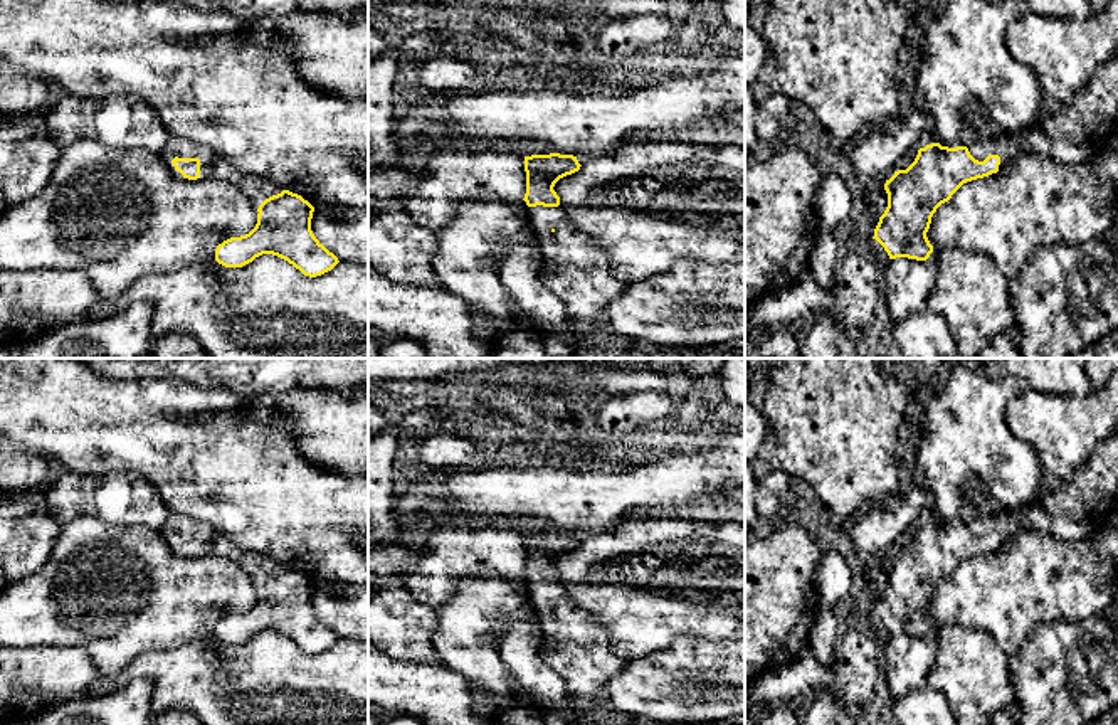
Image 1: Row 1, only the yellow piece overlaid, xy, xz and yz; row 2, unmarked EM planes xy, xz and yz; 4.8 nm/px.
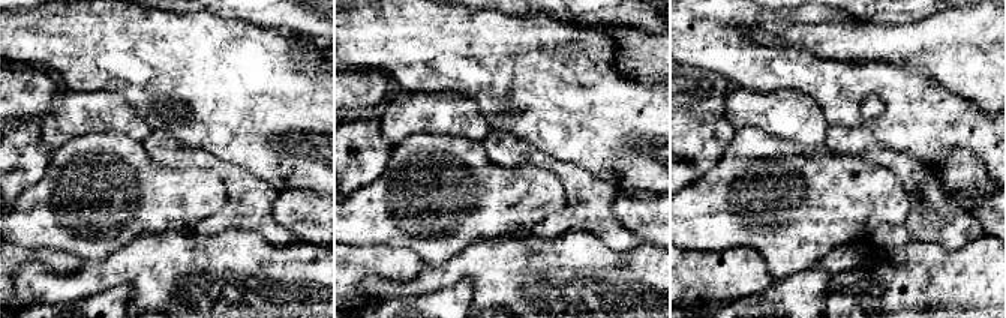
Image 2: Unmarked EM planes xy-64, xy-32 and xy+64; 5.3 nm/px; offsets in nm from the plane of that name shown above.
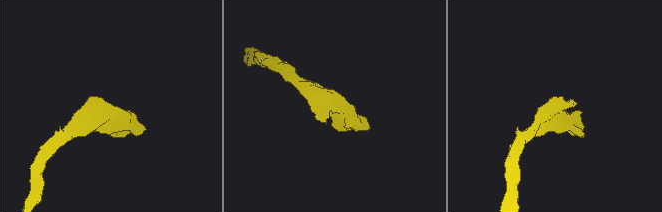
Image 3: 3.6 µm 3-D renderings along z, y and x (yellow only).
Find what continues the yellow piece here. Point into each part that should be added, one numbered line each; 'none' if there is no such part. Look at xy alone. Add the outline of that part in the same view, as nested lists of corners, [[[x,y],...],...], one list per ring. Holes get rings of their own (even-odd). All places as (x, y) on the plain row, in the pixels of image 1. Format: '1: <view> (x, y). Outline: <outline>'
1: xy (179, 523). Outline: [[[170,513],[163,527],[160,528],[160,533],[165,537],[168,547],[175,553],[180,553],[180,555],[183,555],[183,552],[171,540],[175,533],[198,535],[200,537],[200,555],[205,555],[207,552],[215,550],[220,555],[225,555],[229,558],[240,560],[240,562],[245,562],[249,557],[249,552],[242,550],[232,540],[220,535],[219,532],[203,533],[200,530],[200,521],[187,515]]]

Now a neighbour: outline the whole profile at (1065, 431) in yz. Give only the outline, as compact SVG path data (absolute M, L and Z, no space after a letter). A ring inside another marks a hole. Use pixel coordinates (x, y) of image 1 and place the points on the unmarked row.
M1118 372L1084 397L1024 387L1005 405L1005 422L1036 449L1044 471L1068 483L1118 426Z

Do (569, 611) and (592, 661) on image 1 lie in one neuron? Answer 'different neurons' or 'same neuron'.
same neuron

